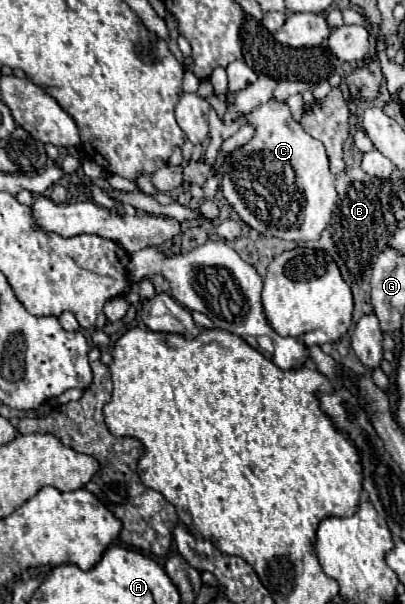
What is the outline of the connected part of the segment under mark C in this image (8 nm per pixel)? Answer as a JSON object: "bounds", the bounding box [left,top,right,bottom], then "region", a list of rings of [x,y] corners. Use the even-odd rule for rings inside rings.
{"bounds":[221,99,337,241],"region":[[[275,99],[247,113],[247,121],[257,129],[257,135],[237,149],[231,157],[231,163],[223,167],[221,191],[225,201],[231,203],[241,219],[261,235],[287,241],[317,241],[325,227],[329,227],[331,211],[337,203],[335,177],[329,171],[329,159],[323,143],[307,135],[303,127],[291,119],[289,107]]]}

